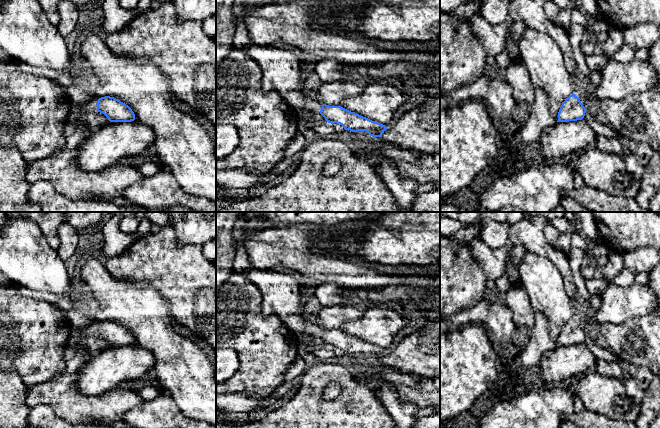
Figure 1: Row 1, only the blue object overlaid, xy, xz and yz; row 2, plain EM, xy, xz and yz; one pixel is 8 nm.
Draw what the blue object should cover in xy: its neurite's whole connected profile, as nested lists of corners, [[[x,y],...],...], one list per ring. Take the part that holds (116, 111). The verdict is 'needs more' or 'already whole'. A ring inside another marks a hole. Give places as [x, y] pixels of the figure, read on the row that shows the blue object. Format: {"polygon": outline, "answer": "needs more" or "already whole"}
{"polygon": [[[105,96],[95,98],[85,104],[70,103],[70,112],[66,123],[72,123],[83,132],[91,133],[92,130],[81,117],[85,112],[103,113],[110,122],[131,122],[135,120],[135,114],[128,105],[114,97]]], "answer": "needs more"}

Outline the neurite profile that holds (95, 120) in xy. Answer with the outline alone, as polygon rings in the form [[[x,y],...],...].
[[[85,112],[81,115],[92,131],[98,130],[109,122],[108,118],[100,112]]]

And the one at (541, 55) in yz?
[[[525,29],[519,38],[519,49],[534,88],[546,92],[550,110],[558,117],[562,103],[578,86],[566,68],[559,45],[546,33]]]

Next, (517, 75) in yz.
[[[512,62],[506,68],[506,79],[512,89],[516,102],[532,104],[534,102],[534,85],[531,82],[529,71],[525,65]]]

